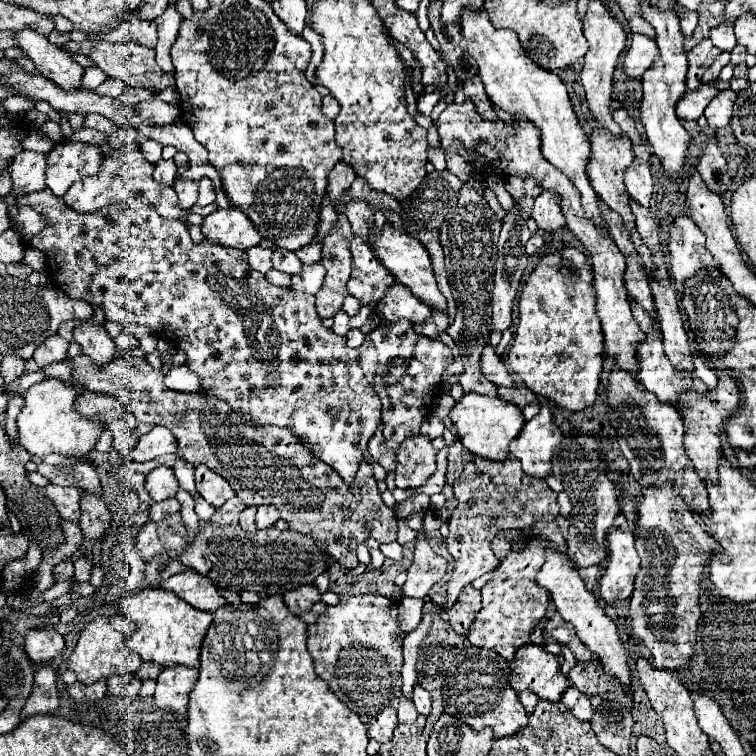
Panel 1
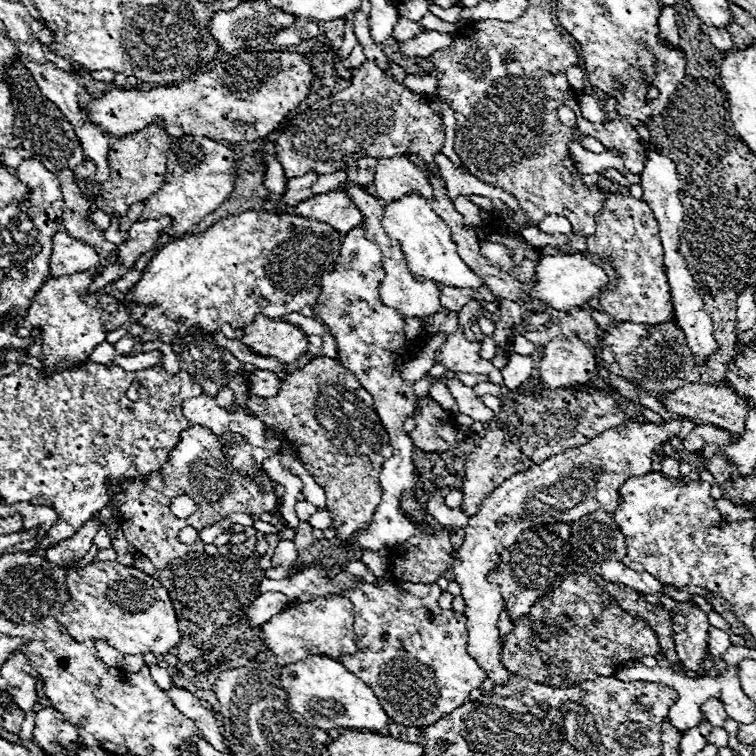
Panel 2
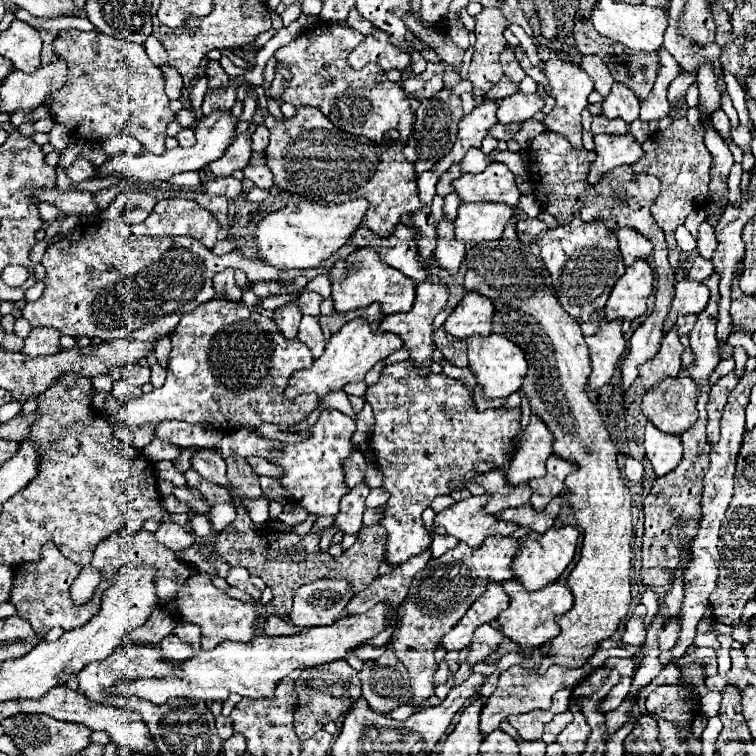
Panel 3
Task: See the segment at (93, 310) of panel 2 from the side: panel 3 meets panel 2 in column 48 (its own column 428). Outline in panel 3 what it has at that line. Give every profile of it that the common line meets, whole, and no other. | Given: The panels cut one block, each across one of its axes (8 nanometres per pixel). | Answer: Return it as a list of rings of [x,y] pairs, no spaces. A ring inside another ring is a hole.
[[[422,280],[416,286],[416,302],[412,306],[410,312],[402,312],[402,314],[392,314],[386,316],[380,324],[380,330],[384,332],[394,332],[404,340],[404,348],[410,350],[410,358],[416,360],[416,366],[430,366],[432,364],[432,352],[434,352],[434,340],[432,340],[432,320],[434,316],[446,306],[448,300],[448,286],[440,280]]]

